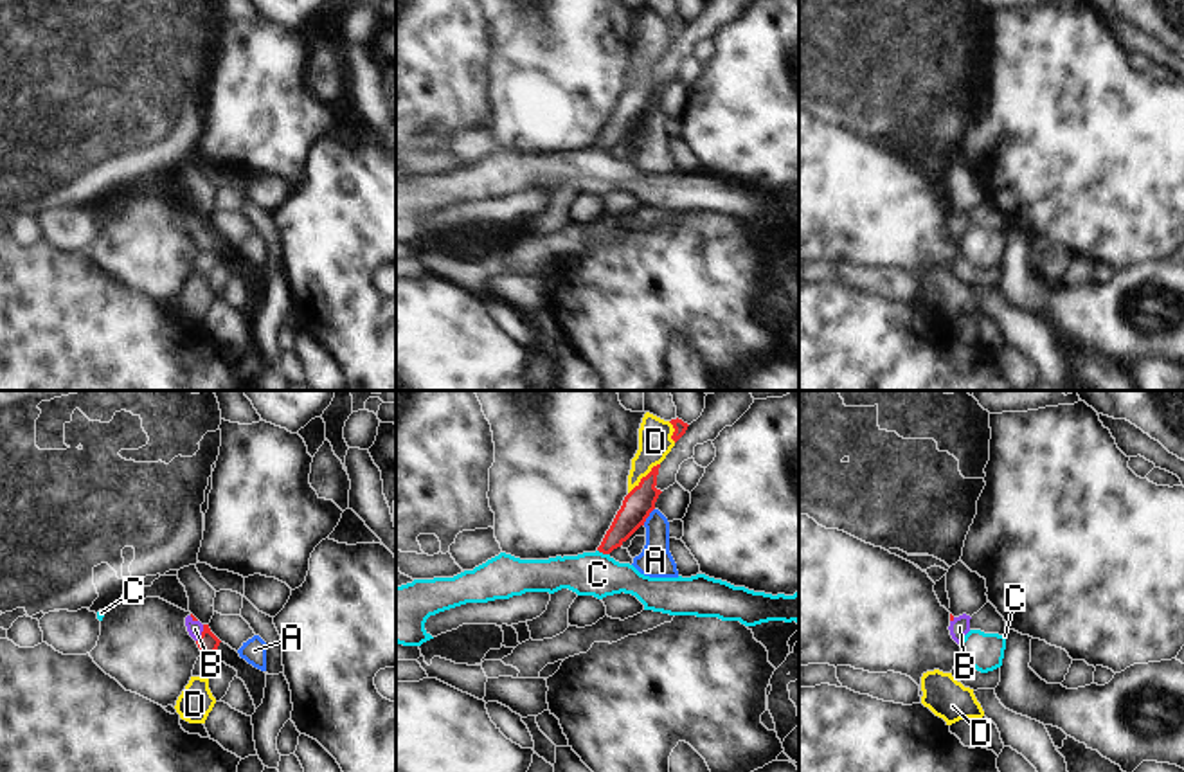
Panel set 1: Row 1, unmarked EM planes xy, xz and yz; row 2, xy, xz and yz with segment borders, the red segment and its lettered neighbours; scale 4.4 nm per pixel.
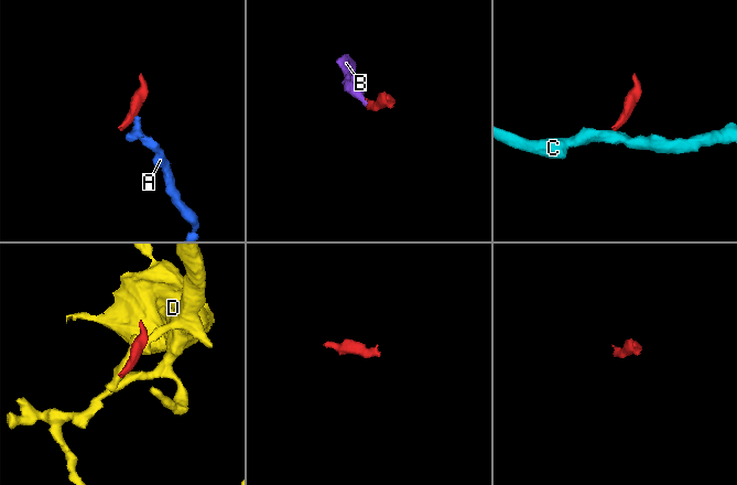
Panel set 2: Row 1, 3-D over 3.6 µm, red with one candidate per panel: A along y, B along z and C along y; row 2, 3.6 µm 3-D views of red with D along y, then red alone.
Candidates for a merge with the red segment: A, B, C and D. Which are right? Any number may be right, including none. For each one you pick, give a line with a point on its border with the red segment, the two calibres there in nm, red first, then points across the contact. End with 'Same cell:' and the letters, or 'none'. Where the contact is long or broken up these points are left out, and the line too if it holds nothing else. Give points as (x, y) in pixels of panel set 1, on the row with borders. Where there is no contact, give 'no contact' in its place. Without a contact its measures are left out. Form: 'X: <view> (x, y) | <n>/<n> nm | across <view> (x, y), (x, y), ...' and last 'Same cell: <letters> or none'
B: xy (202, 634) | 90/70 nm | across xy (207, 643), (202, 634), (195, 628)
Same cell: B

